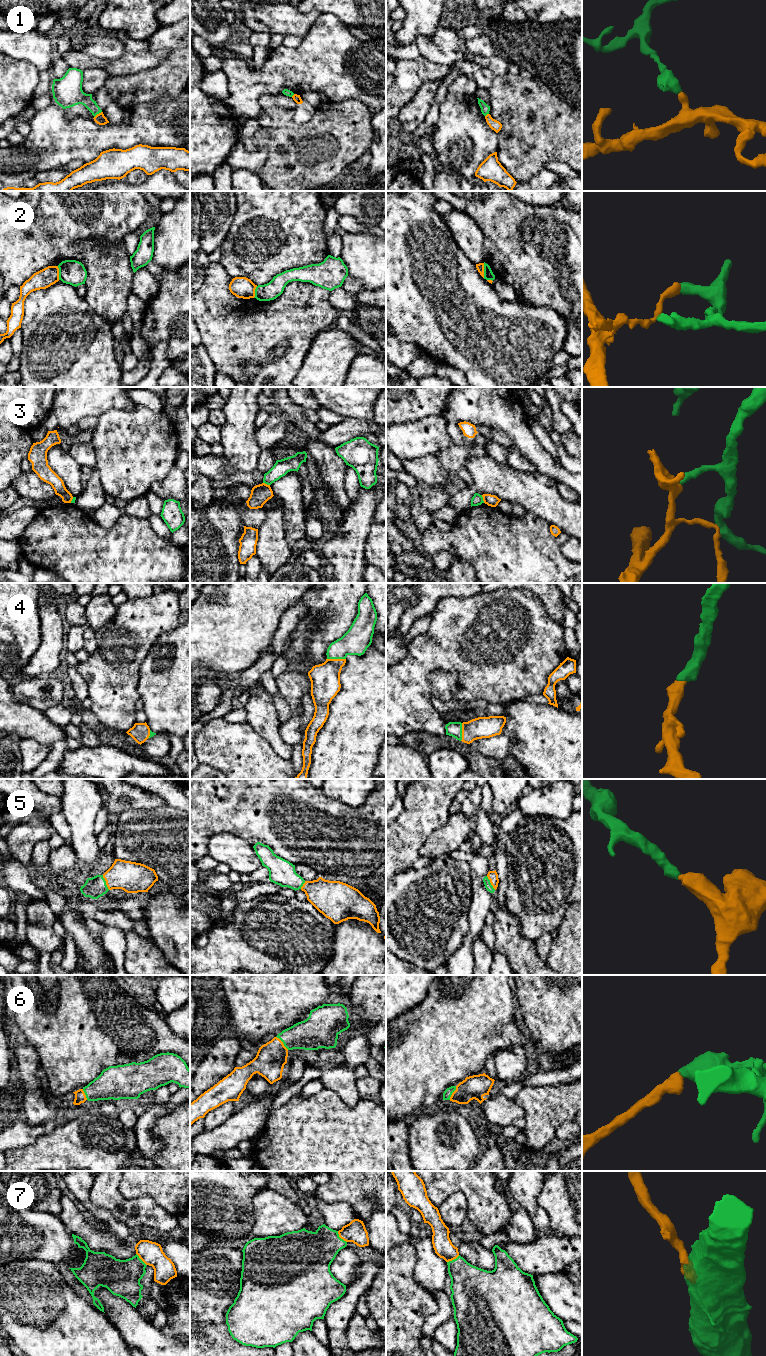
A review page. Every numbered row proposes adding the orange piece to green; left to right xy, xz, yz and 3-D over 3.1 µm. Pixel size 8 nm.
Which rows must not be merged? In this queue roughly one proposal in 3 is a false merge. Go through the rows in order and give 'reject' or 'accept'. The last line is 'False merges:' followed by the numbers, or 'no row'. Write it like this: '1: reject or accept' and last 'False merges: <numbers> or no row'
1: reject
2: reject
3: reject
4: accept
5: accept
6: accept
7: accept
False merges: 1, 2, 3

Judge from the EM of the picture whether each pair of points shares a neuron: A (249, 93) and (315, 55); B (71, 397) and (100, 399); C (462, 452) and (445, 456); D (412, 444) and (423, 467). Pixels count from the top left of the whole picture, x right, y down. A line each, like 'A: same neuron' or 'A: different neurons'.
A: same neuron
B: same neuron
C: same neuron
D: different neurons

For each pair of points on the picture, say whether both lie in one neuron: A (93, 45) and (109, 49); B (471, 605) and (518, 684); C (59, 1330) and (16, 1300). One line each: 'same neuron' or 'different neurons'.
A: same neuron
B: same neuron
C: same neuron

